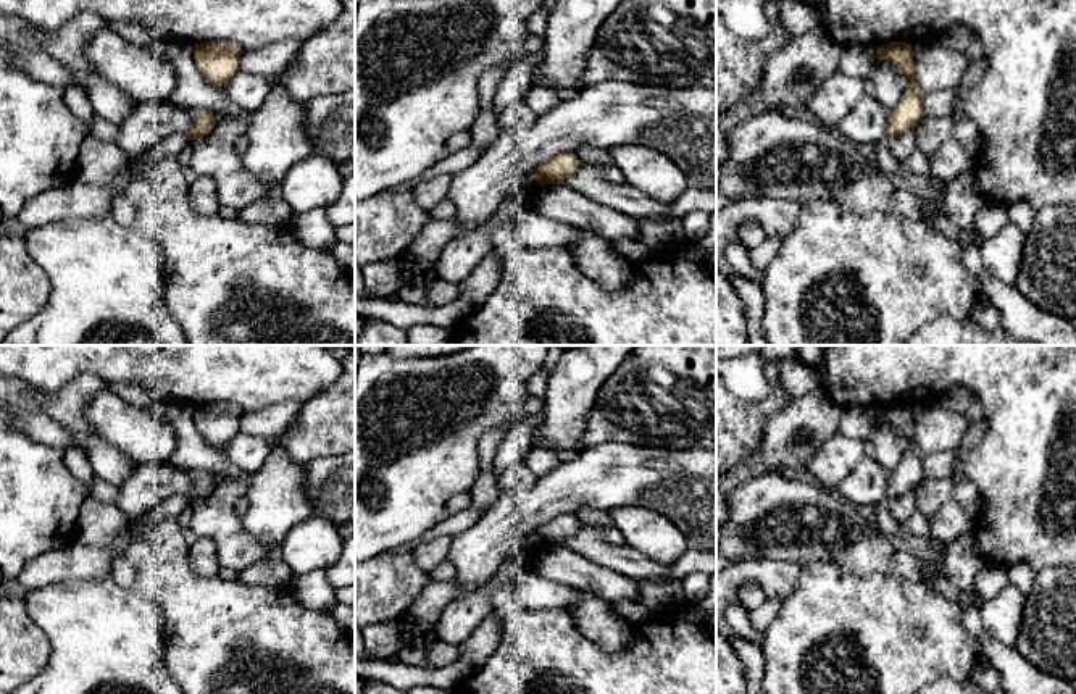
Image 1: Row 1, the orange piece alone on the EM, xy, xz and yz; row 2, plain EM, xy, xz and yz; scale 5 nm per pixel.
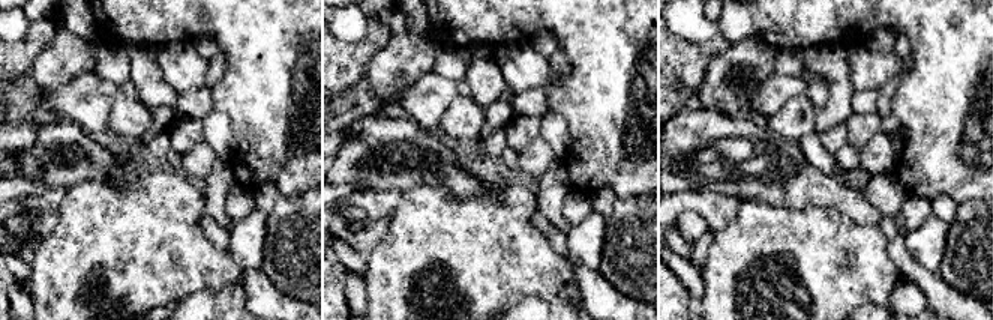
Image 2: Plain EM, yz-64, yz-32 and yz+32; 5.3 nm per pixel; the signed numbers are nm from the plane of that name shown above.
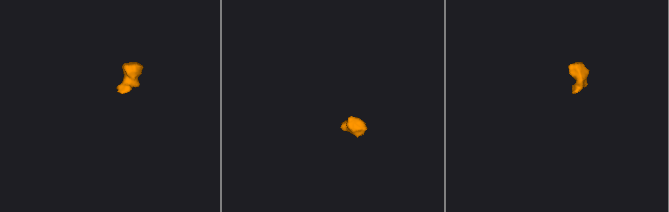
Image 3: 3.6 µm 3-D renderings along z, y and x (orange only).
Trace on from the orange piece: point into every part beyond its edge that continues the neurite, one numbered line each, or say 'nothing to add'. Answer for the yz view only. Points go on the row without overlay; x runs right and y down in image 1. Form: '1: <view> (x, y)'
nothing to add

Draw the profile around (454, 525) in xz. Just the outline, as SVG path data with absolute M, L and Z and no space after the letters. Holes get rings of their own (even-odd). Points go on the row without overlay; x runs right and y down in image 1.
M469 505L463 512L447 516L442 523L434 526L432 529L426 531L419 539L397 546L390 549L389 552L411 552L418 544L432 541L440 536L457 536L471 528L479 518L481 512L474 507Z

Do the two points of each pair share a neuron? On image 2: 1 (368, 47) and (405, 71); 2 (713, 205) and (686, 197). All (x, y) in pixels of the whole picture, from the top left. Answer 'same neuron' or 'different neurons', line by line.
1: different neurons
2: same neuron

